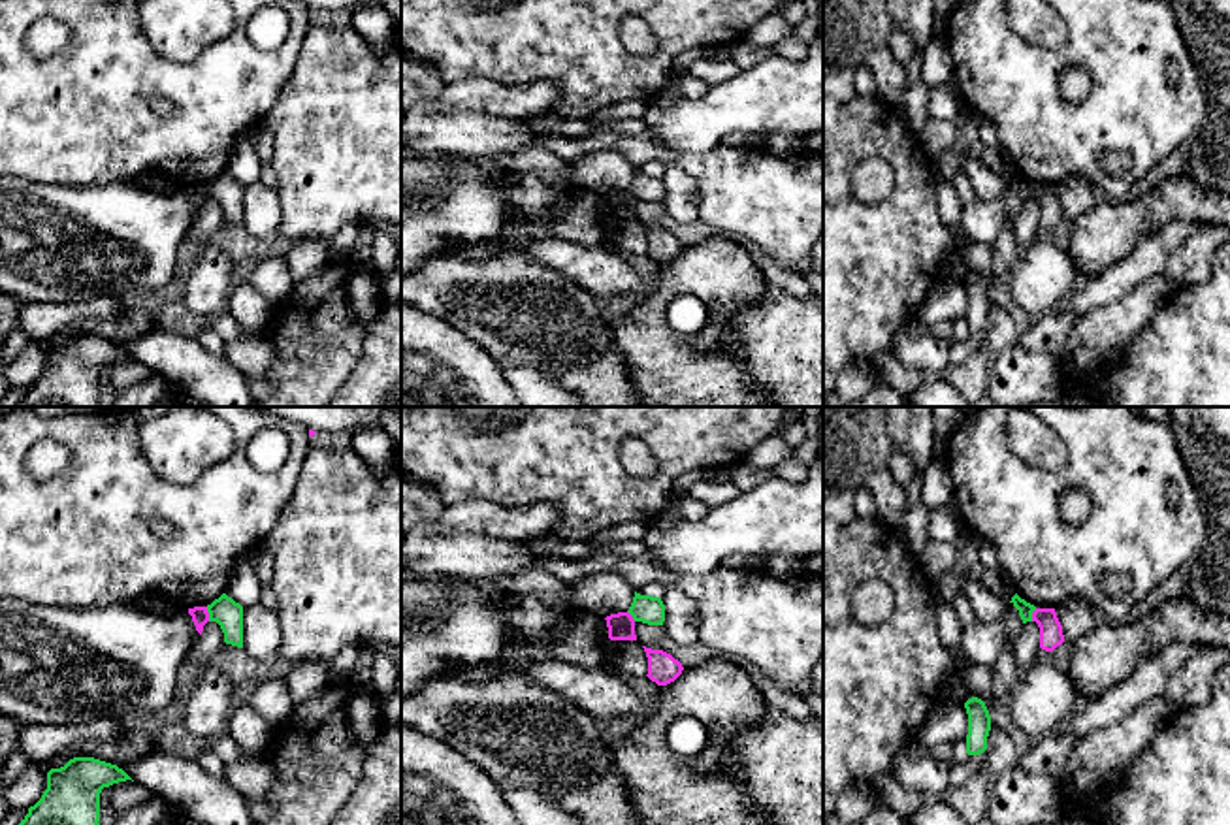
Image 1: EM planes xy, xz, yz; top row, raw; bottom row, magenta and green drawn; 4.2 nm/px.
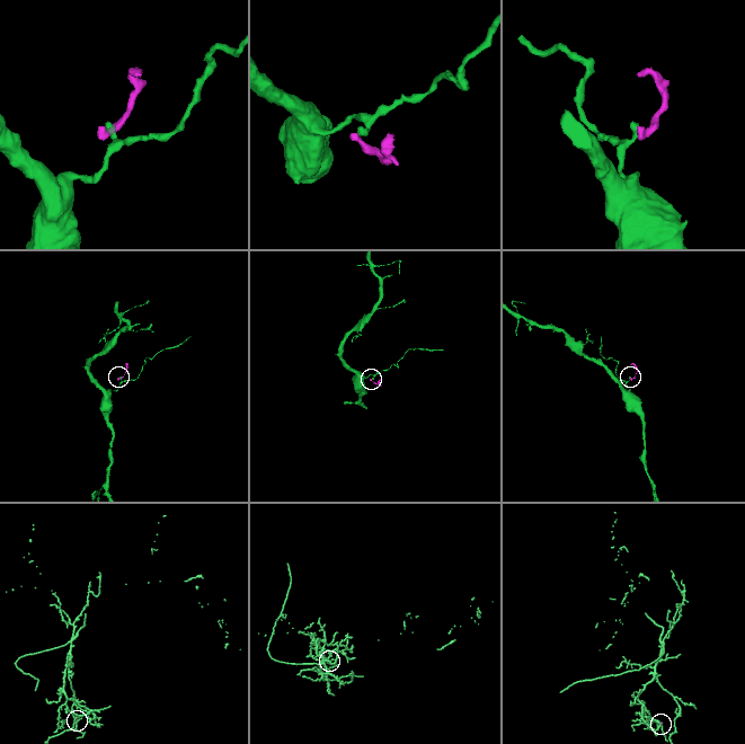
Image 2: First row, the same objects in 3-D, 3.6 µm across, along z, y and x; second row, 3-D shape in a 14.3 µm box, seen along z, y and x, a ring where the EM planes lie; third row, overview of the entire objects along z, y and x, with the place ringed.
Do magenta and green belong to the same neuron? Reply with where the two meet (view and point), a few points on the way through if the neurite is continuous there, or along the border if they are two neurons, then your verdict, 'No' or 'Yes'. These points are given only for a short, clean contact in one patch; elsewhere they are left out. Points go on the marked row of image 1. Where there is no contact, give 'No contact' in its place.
Touches magenta at xy (208, 614). Boundary: xy (206, 607), (210, 620). No

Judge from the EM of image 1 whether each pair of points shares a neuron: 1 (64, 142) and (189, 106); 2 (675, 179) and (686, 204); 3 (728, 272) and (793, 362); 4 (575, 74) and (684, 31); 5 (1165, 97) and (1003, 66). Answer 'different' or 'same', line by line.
1: same
2: same
3: different
4: same
5: same

